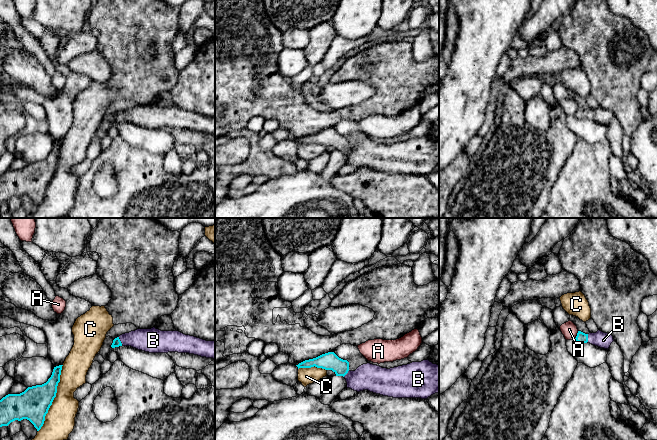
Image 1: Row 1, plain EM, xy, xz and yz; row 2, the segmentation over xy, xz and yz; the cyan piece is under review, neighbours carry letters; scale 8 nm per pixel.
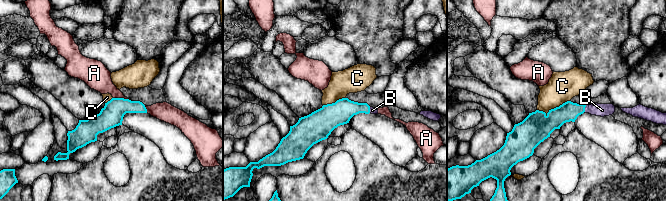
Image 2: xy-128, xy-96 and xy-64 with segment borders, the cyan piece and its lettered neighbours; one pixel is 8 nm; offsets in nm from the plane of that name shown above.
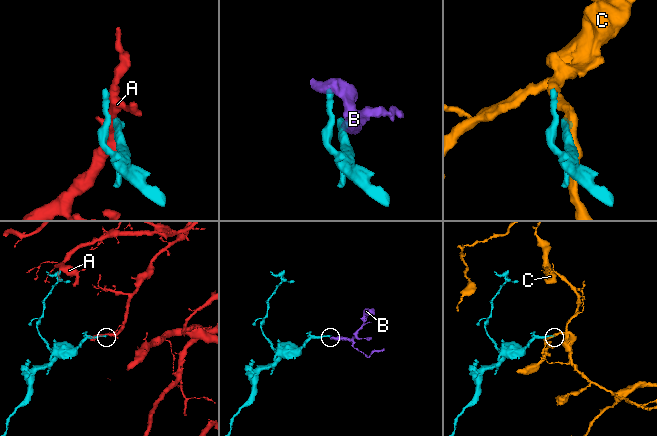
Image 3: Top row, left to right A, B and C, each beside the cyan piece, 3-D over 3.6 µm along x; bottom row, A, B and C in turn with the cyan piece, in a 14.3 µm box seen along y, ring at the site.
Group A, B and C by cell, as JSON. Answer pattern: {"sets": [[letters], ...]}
{"sets": [["A"], ["B"], ["C"]]}

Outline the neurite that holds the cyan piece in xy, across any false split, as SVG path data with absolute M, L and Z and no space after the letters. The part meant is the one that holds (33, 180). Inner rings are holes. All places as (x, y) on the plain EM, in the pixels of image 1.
M63 141L54 143L51 153L42 161L28 163L20 170L8 170L0 176L0 203L8 202L11 198L23 195L29 196L39 207L44 200L45 192L57 169Z

